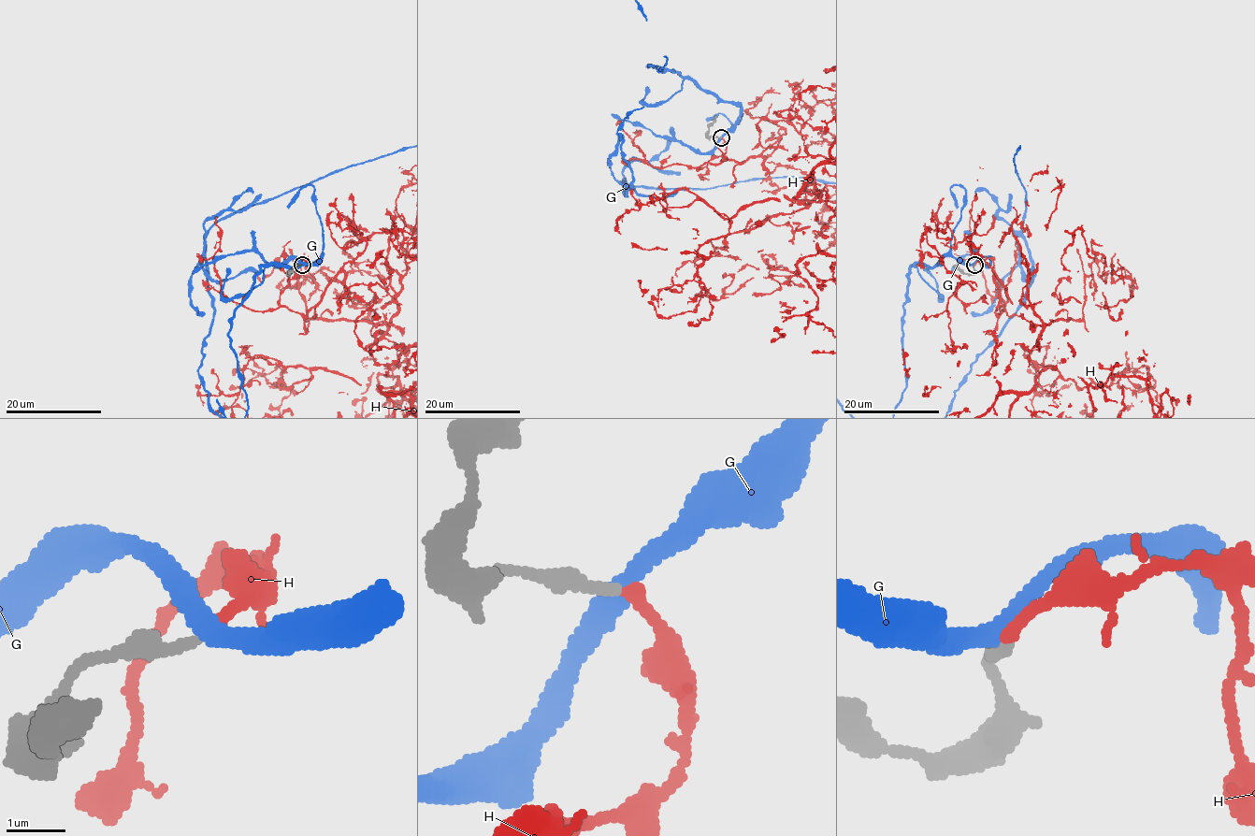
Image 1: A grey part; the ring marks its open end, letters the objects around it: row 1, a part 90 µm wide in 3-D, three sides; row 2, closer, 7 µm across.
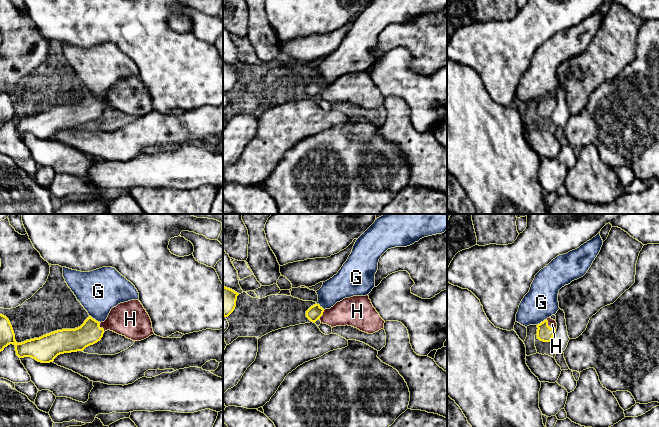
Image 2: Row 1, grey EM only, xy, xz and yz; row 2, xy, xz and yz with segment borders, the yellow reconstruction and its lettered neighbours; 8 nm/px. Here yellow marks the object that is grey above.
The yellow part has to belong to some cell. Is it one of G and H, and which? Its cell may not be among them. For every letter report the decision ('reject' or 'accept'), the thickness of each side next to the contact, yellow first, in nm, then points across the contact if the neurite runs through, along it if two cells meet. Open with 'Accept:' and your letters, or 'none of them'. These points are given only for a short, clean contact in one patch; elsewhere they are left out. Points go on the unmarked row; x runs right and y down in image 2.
Accept: H
G: reject; 190 nm thick on the yellow side, 340 nm on the other; border along xy (89, 91), (100, 98)
H: accept; 130 nm thick on the yellow side, 70 nm on the other; runs through yz (544, 109), (548, 102), (552, 99)

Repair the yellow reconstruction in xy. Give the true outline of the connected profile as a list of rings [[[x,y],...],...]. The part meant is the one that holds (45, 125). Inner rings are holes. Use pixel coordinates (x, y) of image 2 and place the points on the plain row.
[[[139,76],[118,80],[104,98],[89,92],[78,104],[57,106],[21,119],[16,118],[9,95],[0,90],[0,128],[13,120],[19,134],[31,133],[41,139],[50,139],[60,130],[83,127],[97,119],[107,106],[133,117],[154,110],[151,95]]]

